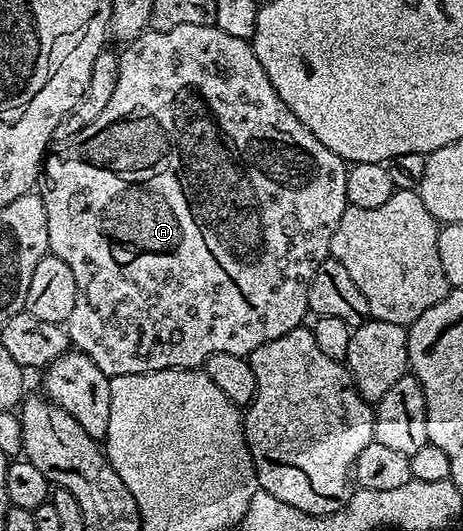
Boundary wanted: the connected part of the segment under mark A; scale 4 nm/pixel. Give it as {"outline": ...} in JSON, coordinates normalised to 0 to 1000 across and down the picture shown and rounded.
{"outline":[[[378,49],[378,56],[359,60],[315,56],[289,75],[272,81],[266,92],[270,92],[270,100],[263,102],[261,115],[248,121],[251,151],[231,200],[216,209],[214,218],[192,237],[171,245],[171,252],[149,258],[145,269],[134,277],[143,279],[114,303],[108,299],[93,316],[93,347],[97,339],[93,375],[102,395],[106,475],[136,486],[136,493],[145,493],[145,501],[153,501],[153,516],[162,516],[162,539],[166,540],[162,584],[153,584],[147,603],[136,612],[140,623],[149,627],[149,646],[164,661],[188,667],[188,674],[197,674],[197,682],[205,682],[205,689],[214,689],[214,697],[222,697],[222,704],[238,712],[266,704],[317,704],[363,693],[432,695],[441,687],[443,676],[456,667],[508,667],[533,674],[559,652],[652,616],[657,603],[650,601],[667,588],[667,533],[680,508],[711,482],[715,441],[724,441],[724,426],[732,426],[732,411],[741,411],[754,384],[749,373],[754,316],[747,303],[737,301],[732,290],[724,290],[724,282],[706,282],[706,275],[698,275],[698,267],[689,267],[689,260],[680,260],[680,252],[672,252],[672,245],[663,245],[663,237],[654,237],[654,230],[646,230],[646,222],[637,222],[637,215],[620,200],[620,192],[611,192],[611,185],[603,185],[594,162],[585,162],[585,147],[577,147],[577,132],[568,132],[568,124],[559,124],[559,109],[551,109],[551,94],[540,77],[499,72],[499,64],[482,64],[482,56],[473,56],[467,49]]]}

